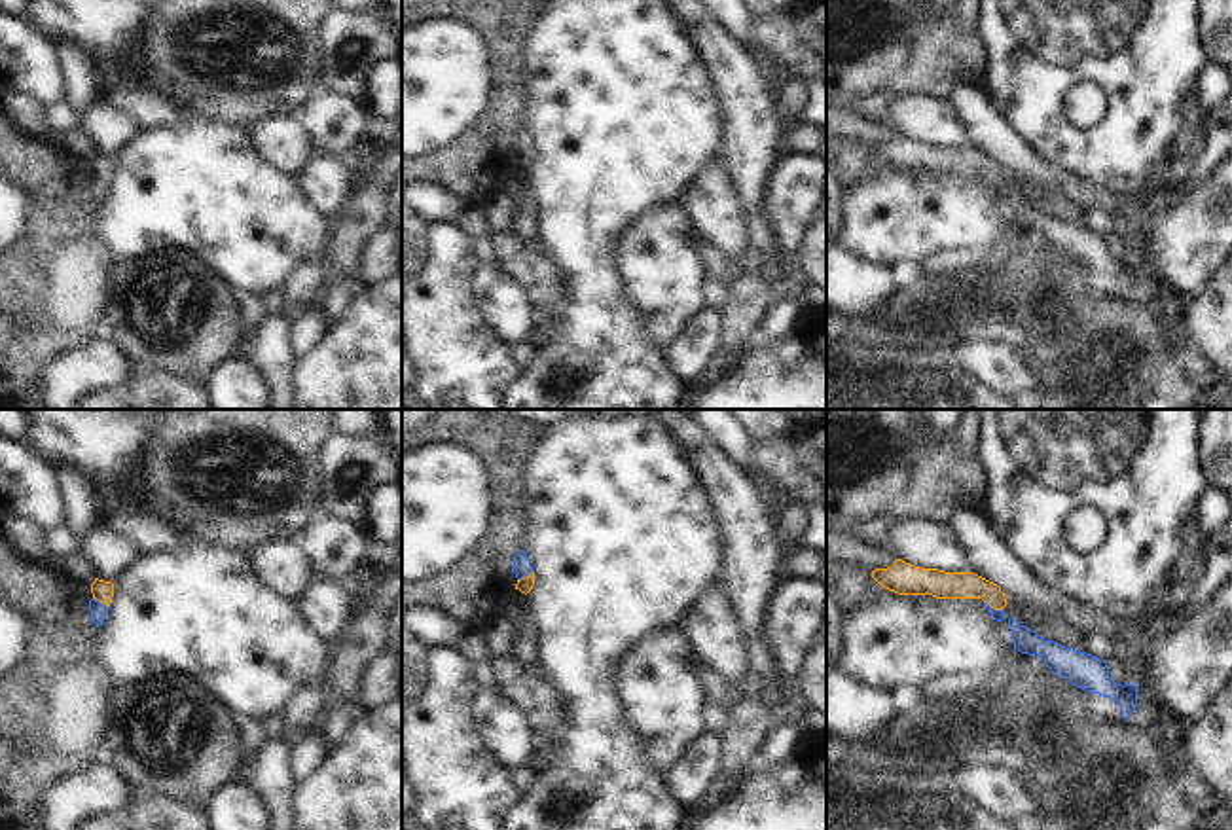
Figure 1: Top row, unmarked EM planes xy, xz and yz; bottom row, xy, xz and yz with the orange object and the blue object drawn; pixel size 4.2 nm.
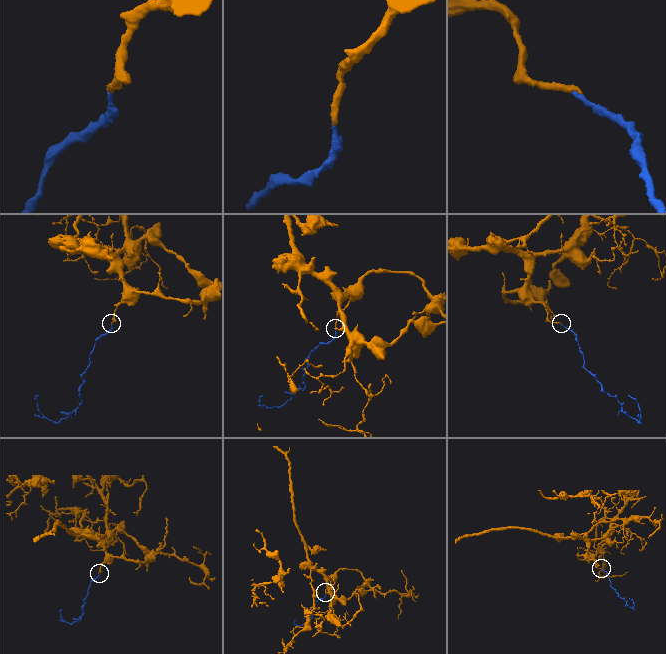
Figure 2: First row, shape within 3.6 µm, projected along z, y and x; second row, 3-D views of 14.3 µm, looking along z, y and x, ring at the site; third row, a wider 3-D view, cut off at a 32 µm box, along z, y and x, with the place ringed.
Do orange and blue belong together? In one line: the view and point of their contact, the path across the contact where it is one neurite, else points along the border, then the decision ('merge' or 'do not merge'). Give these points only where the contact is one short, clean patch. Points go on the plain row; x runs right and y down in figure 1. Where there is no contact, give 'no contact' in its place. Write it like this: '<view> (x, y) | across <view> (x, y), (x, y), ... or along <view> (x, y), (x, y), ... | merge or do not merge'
xy (101, 177) | across xy (103, 167), (101, 177), (99, 186) | merge

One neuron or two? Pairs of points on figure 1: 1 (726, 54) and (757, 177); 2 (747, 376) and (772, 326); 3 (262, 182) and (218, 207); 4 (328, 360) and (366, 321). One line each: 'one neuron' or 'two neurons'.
1: one neuron
2: two neurons
3: one neuron
4: one neuron

